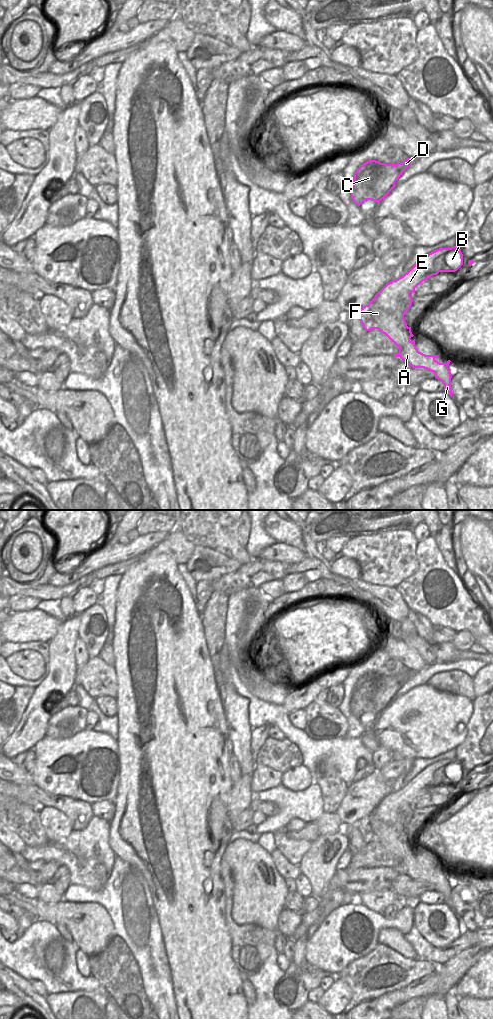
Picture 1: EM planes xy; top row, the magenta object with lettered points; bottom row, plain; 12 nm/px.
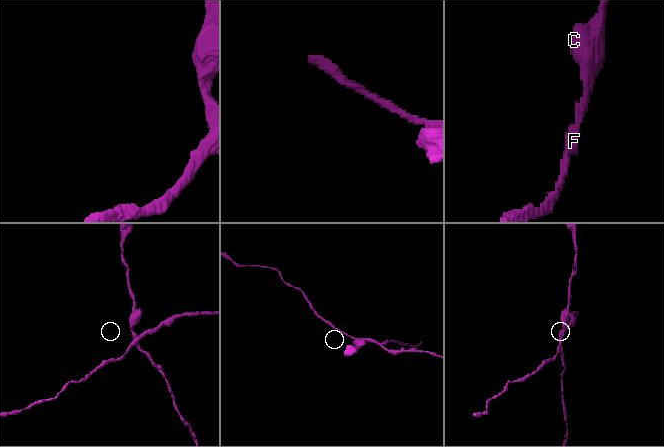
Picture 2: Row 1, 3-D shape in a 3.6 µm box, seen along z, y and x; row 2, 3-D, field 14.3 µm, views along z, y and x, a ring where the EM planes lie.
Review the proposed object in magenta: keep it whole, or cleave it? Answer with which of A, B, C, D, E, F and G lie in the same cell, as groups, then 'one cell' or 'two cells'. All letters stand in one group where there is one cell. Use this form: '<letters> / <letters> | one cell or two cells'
A C D F G / B E | two cells

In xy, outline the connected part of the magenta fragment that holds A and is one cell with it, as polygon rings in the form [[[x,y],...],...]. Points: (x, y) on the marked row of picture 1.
[[[375,296],[368,303],[368,311],[376,324],[376,329],[385,334],[398,348],[399,352],[393,356],[400,357],[412,368],[424,368],[435,374],[435,378],[444,384],[444,390],[452,397],[451,372],[448,368],[450,360],[440,363],[435,360],[438,355],[425,355],[418,351],[411,327],[406,325],[404,313],[400,307],[393,312],[383,309]]]

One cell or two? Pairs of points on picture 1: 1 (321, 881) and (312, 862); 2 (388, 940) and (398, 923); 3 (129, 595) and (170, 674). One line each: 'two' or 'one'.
1: one
2: two
3: one

